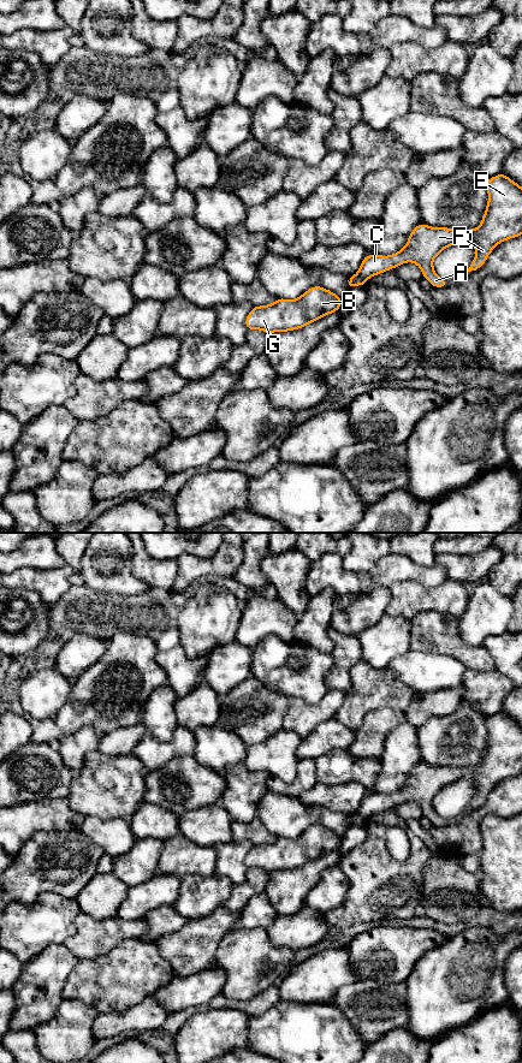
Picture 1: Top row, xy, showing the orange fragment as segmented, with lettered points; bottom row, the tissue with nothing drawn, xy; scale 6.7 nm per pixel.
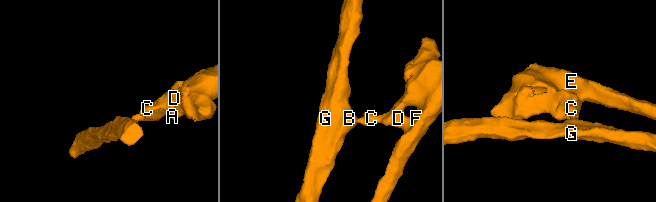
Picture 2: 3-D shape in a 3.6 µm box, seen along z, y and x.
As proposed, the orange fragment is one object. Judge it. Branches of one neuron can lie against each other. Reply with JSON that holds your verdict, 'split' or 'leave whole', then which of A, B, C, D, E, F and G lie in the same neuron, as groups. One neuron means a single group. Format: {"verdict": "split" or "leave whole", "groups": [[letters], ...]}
{"verdict": "split", "groups": [["A", "C", "D", "E", "F"], ["B", "G"]]}

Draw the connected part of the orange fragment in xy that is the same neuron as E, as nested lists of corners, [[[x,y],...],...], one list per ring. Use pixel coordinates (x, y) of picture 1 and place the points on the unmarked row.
[[[503,711],[488,717],[486,725],[488,741],[479,766],[459,768],[420,762],[398,791],[390,795],[367,794],[361,801],[357,814],[367,819],[402,802],[414,801],[433,826],[444,826],[449,821],[435,813],[433,798],[445,786],[461,779],[470,780],[476,788],[476,795],[468,810],[479,808],[499,782],[522,774],[522,725]]]

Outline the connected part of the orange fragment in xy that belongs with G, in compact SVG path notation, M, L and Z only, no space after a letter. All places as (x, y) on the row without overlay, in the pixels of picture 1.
M314 825L293 839L278 837L273 843L254 844L245 857L245 865L268 873L298 868L339 849L340 843L339 835L321 825Z

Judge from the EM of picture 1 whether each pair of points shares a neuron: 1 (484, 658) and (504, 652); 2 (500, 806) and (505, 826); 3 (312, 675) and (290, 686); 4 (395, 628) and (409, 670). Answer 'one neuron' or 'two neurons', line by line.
1: two neurons
2: two neurons
3: one neuron
4: two neurons

